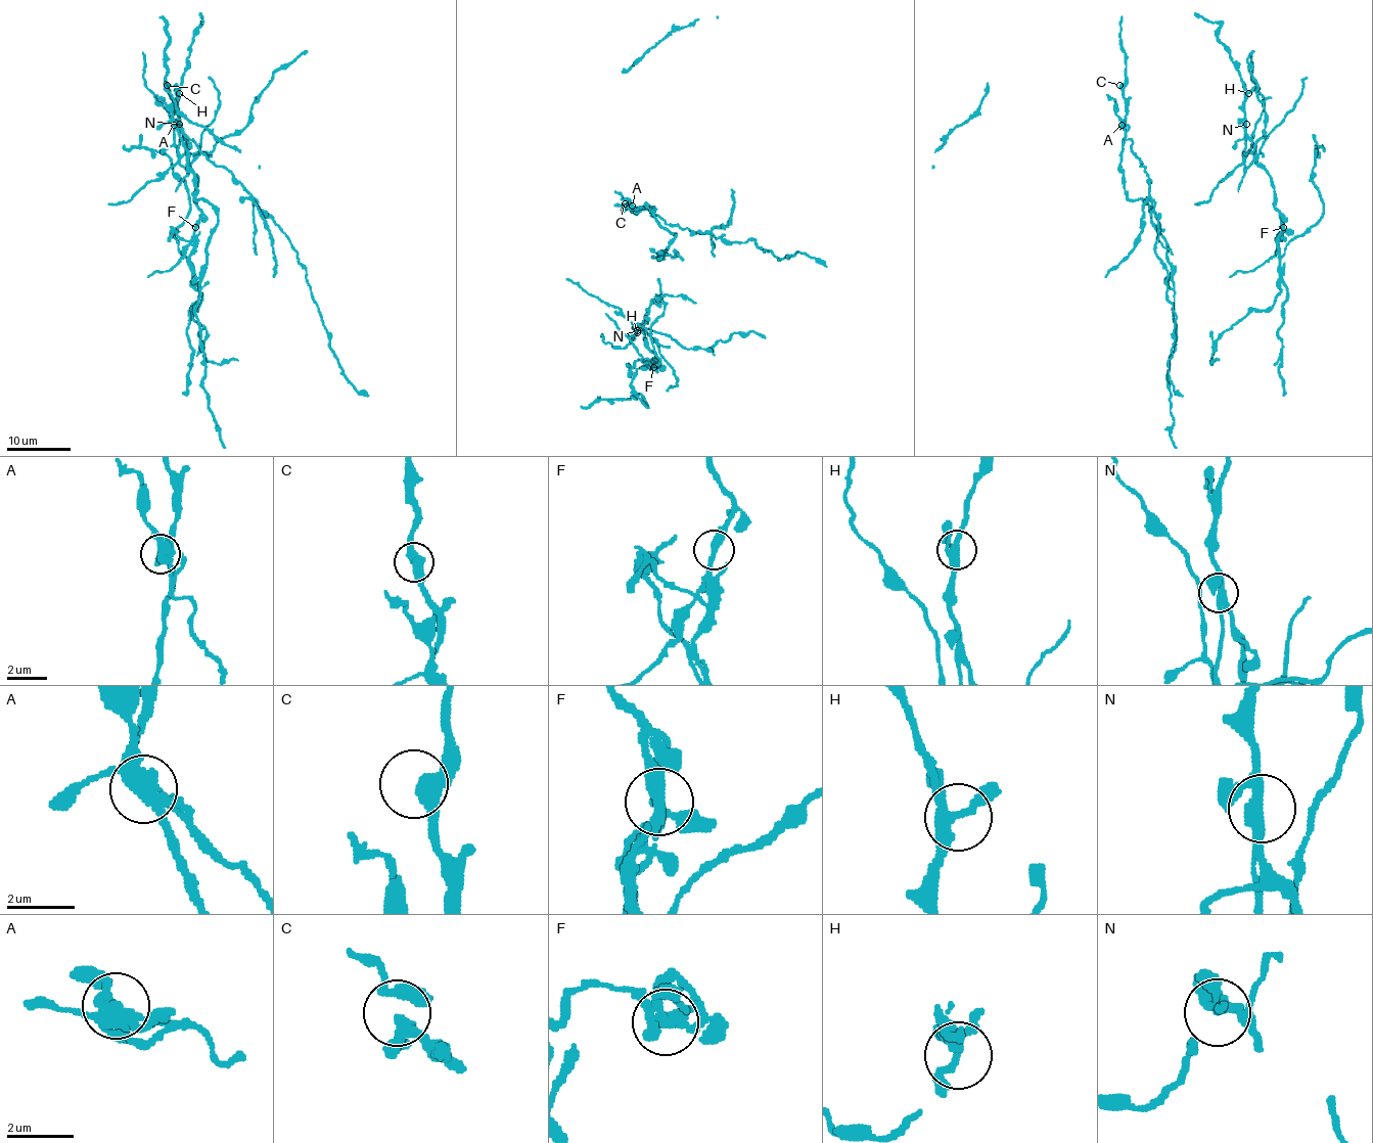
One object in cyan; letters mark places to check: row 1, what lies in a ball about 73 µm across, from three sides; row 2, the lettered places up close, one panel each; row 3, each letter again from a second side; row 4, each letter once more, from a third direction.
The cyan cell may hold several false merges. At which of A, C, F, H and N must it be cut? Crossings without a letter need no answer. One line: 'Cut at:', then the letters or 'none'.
Cut at: A, F, N

